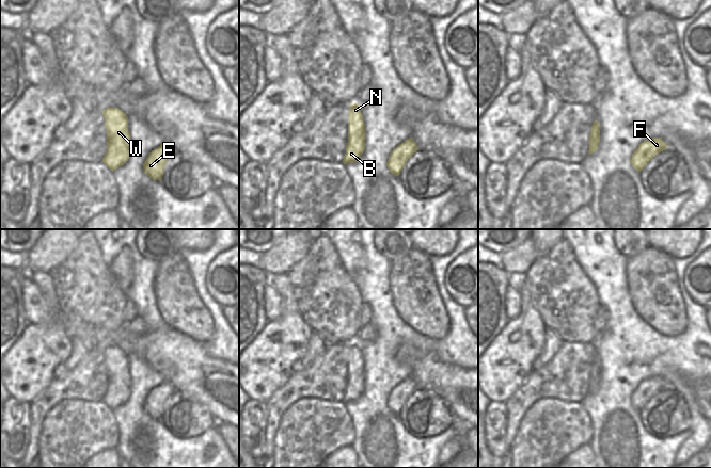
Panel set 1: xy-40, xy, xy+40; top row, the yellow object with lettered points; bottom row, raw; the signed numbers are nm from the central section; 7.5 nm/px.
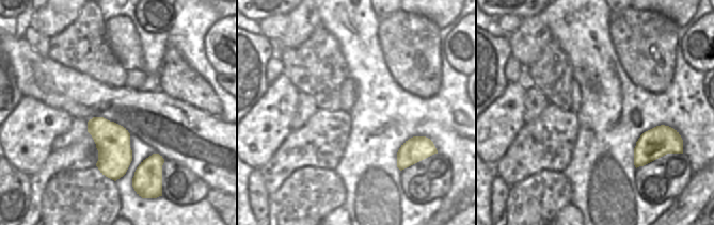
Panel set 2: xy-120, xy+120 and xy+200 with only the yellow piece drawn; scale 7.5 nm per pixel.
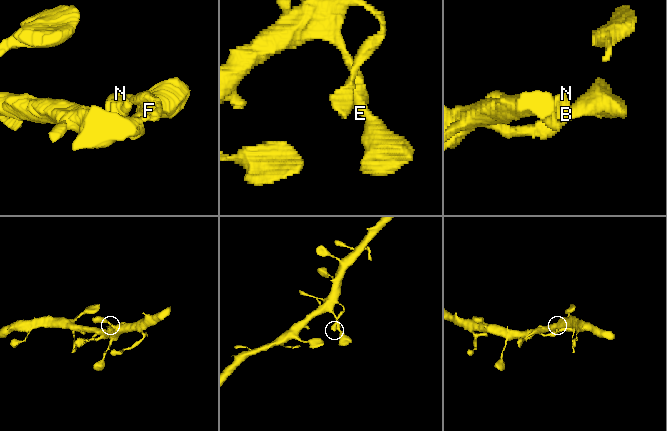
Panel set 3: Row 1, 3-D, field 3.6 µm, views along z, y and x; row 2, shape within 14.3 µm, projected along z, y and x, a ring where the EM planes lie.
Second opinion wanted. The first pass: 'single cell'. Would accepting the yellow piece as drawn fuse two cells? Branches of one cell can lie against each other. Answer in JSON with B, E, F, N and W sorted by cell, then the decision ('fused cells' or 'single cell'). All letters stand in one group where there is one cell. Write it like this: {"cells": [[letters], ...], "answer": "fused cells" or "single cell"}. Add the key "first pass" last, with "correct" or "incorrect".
{"cells": [["B", "E", "F", "N", "W"]], "answer": "single cell", "first pass": "correct"}

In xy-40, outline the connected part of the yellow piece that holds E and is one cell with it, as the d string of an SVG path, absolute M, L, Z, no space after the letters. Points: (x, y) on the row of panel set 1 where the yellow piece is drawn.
M164 142L149 152L143 164L143 171L153 180L161 180L164 166L174 154L175 149Z

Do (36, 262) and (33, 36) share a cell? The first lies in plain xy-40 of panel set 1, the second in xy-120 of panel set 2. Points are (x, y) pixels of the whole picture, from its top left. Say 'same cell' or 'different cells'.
different cells

